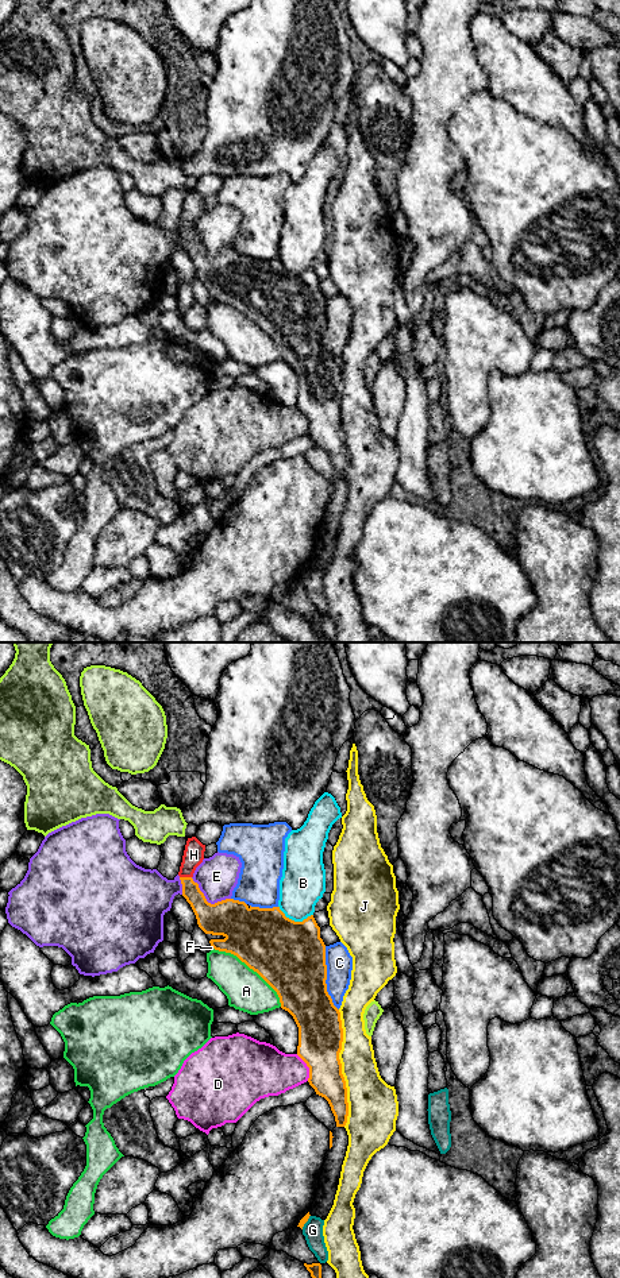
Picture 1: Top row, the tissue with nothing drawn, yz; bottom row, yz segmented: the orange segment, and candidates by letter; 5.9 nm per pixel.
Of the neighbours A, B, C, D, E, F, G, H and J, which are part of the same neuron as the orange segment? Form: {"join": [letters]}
{"join": ["H"]}

